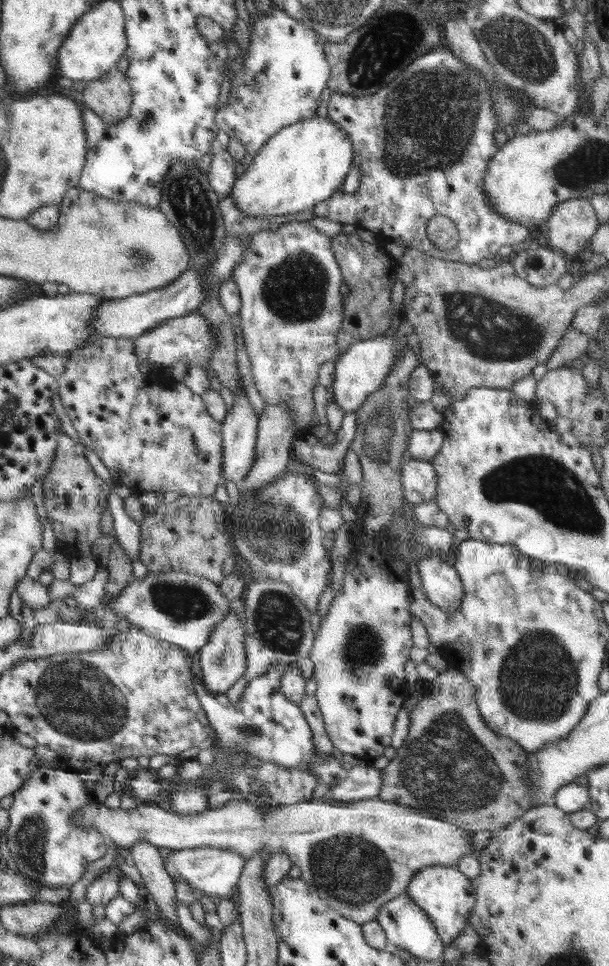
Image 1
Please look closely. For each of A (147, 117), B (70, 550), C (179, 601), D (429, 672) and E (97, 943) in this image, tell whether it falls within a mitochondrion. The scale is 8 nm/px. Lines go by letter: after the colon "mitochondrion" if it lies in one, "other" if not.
A: mitochondrion
B: other
C: mitochondrion
D: other
E: other

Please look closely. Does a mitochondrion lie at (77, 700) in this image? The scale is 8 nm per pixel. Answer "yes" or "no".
yes

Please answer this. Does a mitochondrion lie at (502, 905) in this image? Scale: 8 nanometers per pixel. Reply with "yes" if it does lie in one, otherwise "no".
no

